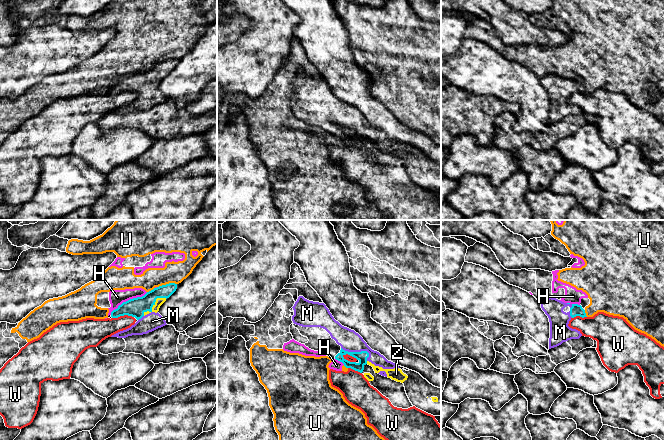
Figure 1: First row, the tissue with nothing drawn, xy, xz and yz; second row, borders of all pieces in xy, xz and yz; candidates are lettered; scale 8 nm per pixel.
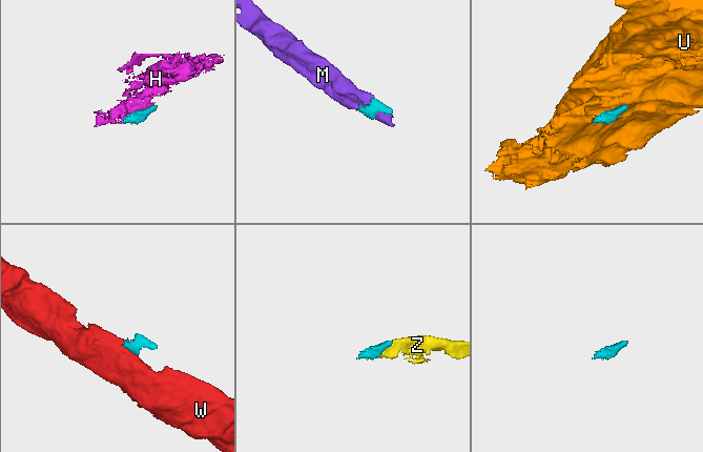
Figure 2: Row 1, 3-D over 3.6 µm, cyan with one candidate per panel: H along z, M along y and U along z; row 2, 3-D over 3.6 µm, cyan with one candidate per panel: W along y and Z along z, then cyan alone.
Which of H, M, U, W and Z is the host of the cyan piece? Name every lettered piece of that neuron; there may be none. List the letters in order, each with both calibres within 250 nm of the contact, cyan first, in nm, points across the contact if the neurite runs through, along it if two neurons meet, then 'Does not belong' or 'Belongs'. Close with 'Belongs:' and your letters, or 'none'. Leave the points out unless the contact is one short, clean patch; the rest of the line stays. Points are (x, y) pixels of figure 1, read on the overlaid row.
H: Thickness 150 nm (cyan) against 120 nm. Does not belong
M: Thickness 90 nm (cyan) against 170 nm. Belongs
U: Thickness 130 nm (cyan) against 180 nm. Does not belong
W: Thickness 90 nm (cyan) against 50 nm. Boundary: xz (342, 355), (349, 354), (357, 359). Does not belong
Z: Thickness 150 nm (cyan) against 60 nm. Belongs
Belongs: M, Z

